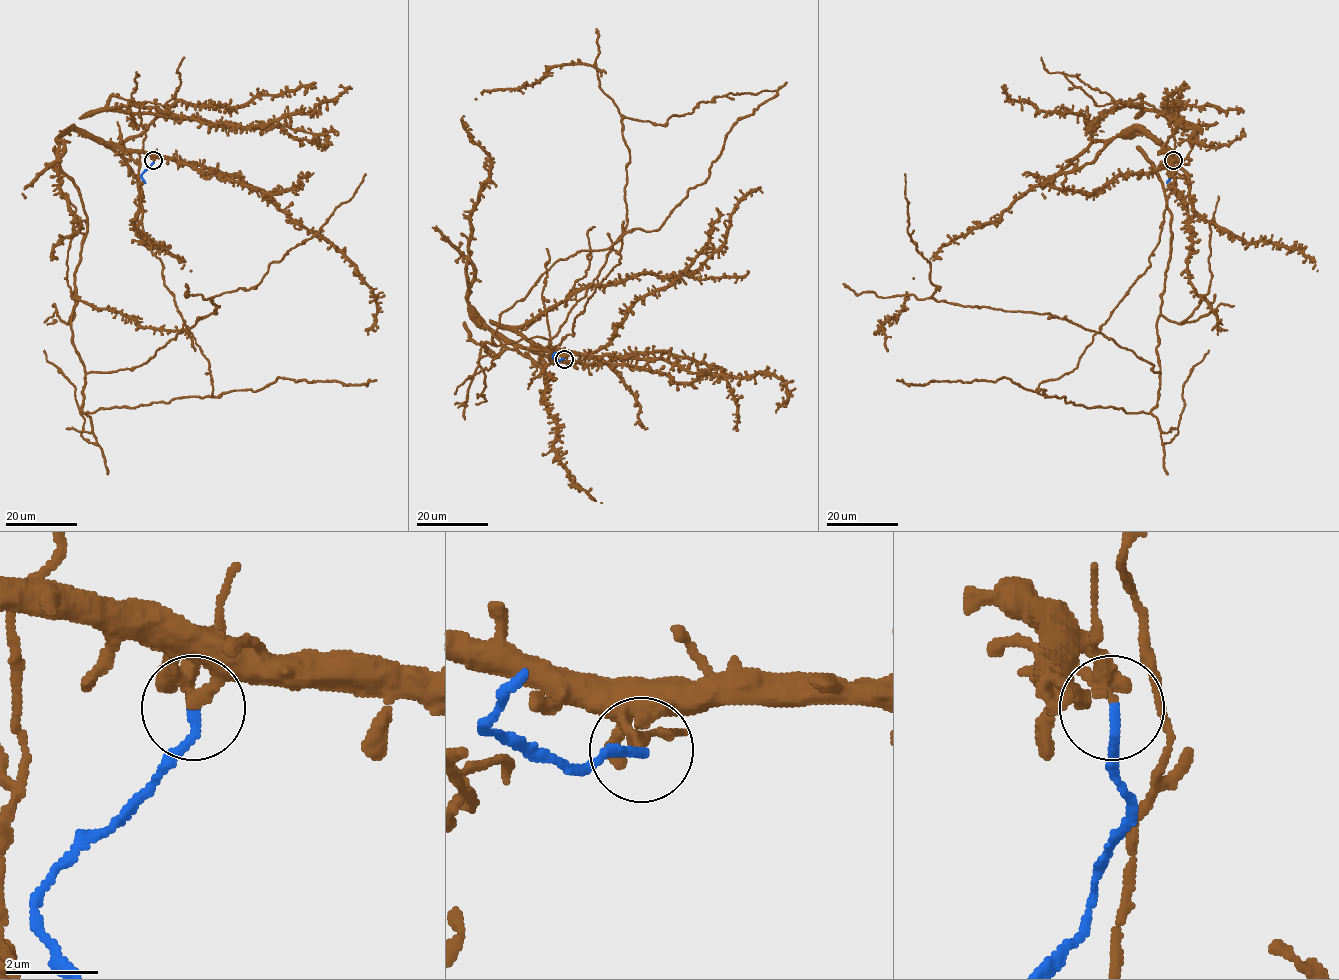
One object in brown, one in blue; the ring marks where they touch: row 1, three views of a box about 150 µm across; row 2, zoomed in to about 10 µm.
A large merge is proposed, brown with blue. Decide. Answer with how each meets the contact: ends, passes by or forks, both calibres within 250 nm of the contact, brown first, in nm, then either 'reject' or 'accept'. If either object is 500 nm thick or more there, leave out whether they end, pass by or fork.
brown forks there; blue ends there; 200 nm thick on the brown side, 200 nm on the other; reject

